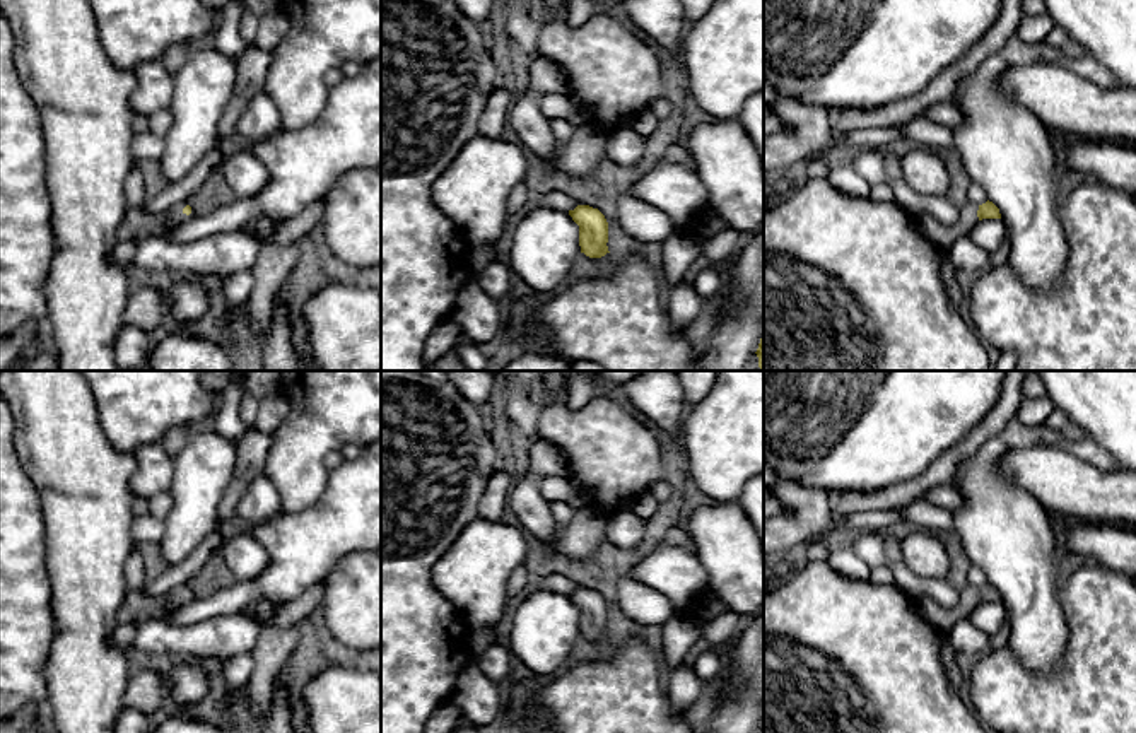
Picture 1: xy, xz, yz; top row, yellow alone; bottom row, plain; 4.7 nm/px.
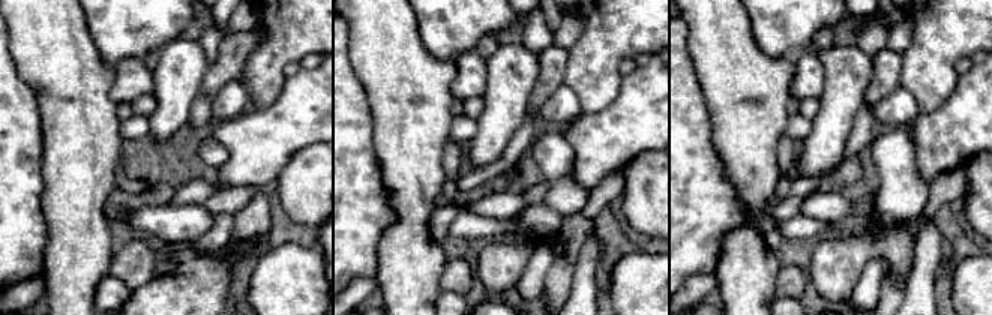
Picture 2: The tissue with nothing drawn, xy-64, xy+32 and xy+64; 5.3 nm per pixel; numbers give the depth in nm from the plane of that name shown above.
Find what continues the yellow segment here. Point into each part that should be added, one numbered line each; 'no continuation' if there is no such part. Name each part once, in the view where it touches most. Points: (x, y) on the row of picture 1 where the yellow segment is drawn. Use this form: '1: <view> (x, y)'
1: xy (137, 224)

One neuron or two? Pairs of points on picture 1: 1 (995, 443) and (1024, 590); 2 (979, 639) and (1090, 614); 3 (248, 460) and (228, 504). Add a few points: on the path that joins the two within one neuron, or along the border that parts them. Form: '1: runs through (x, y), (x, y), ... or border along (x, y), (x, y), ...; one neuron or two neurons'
1: runs through (989, 479), (989, 501), (1017, 554); one neuron
2: border along (986, 651), (981, 656); two neurons
3: runs through (246, 470), (233, 494); one neuron

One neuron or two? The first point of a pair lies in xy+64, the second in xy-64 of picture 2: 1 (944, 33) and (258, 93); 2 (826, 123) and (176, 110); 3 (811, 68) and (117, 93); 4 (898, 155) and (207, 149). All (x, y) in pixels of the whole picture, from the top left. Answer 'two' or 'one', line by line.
1: one
2: one
3: one
4: one

